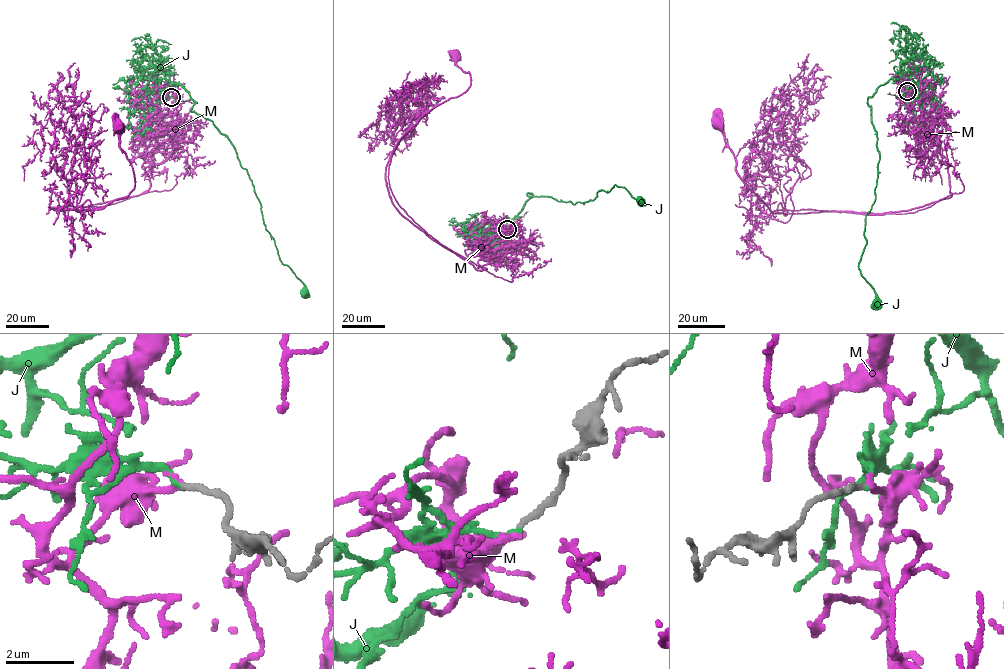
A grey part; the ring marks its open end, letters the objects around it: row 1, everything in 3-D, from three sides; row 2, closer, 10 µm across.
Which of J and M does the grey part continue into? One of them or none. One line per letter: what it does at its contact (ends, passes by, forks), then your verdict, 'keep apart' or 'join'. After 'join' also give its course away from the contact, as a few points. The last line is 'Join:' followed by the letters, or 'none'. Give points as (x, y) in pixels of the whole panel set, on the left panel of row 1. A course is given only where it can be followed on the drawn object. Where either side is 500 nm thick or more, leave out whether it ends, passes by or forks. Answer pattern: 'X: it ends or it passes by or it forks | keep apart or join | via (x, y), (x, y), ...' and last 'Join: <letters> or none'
J: it ends | keep apart
M: it ends | join | via (171, 97), (167, 130), (129, 148), (144, 153), (146, 190), (52, 209), (129, 194), (119, 126)
Join: M

